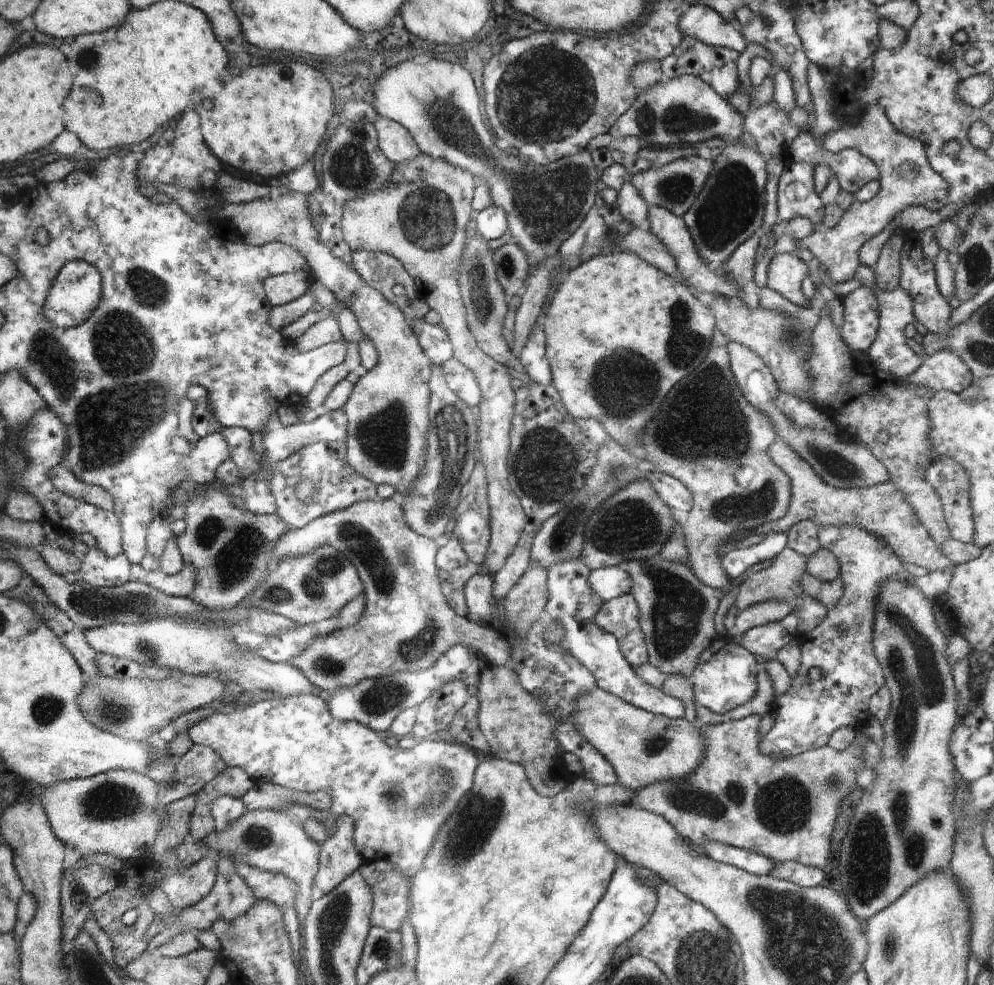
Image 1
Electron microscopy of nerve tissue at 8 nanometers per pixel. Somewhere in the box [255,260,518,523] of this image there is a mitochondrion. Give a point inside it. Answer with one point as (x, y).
(382, 437)

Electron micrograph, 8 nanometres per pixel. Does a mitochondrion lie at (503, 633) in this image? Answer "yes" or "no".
no

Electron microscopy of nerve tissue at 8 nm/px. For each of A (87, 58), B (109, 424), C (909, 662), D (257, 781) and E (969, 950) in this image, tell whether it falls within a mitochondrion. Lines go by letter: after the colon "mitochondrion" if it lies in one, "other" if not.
A: mitochondrion
B: mitochondrion
C: mitochondrion
D: other
E: other

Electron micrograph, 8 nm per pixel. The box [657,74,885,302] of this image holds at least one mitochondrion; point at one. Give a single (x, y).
(731, 205)

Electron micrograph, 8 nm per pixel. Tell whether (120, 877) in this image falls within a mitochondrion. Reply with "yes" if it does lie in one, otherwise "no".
no

